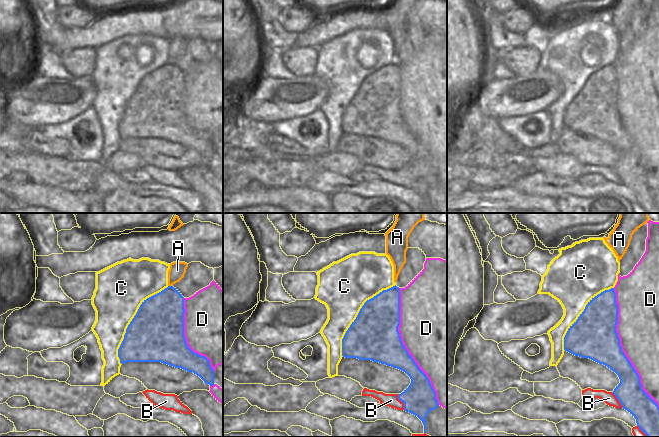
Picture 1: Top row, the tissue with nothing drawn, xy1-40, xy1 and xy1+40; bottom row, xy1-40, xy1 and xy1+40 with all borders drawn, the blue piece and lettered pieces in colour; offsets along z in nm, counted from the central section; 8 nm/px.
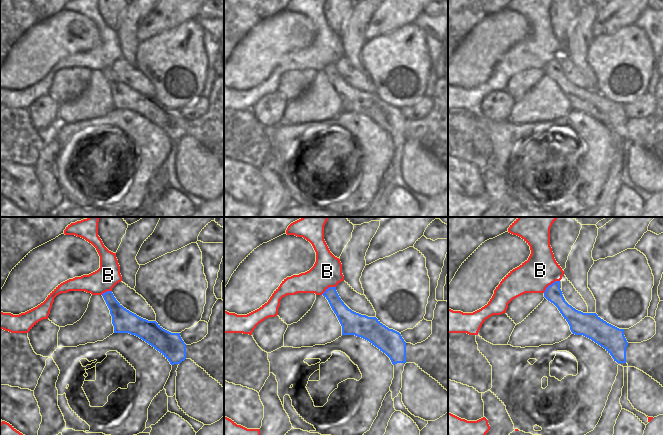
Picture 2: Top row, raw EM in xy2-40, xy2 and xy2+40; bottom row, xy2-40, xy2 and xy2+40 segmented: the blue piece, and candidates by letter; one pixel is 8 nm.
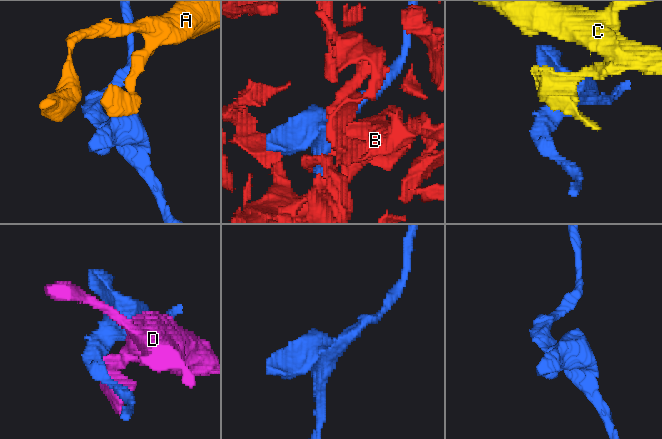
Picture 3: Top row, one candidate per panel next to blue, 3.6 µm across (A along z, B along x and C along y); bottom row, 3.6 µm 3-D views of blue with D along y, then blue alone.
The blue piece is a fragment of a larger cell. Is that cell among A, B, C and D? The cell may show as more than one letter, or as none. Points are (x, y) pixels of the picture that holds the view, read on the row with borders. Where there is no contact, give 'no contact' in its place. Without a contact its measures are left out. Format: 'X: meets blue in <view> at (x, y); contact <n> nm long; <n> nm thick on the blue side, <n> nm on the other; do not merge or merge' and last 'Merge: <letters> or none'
A: meets blue in xy1-40 at (170, 286); contact 30 nm long; 360 nm thick on the blue side, 130 nm on the other; do not merge
B: meets blue in xy2+40 at (551, 284); contact 170 nm long; 140 nm thick on the blue side, 280 nm on the other; do not merge
C: meets blue in xy1-40 at (131, 321); contact 750 nm long; 440 nm thick on the blue side, 380 nm on the other; do not merge
D: meets blue in xy1+40 at (621, 347); contact 1000 nm long; 360 nm thick on the blue side, 340 nm on the other; do not merge
Merge: none

